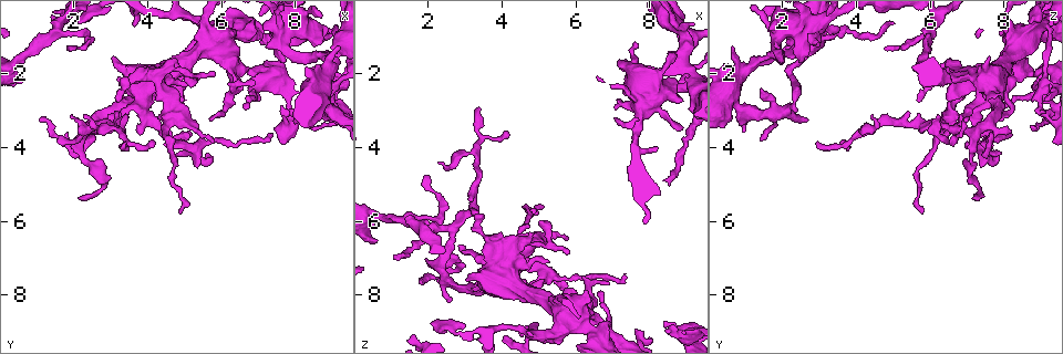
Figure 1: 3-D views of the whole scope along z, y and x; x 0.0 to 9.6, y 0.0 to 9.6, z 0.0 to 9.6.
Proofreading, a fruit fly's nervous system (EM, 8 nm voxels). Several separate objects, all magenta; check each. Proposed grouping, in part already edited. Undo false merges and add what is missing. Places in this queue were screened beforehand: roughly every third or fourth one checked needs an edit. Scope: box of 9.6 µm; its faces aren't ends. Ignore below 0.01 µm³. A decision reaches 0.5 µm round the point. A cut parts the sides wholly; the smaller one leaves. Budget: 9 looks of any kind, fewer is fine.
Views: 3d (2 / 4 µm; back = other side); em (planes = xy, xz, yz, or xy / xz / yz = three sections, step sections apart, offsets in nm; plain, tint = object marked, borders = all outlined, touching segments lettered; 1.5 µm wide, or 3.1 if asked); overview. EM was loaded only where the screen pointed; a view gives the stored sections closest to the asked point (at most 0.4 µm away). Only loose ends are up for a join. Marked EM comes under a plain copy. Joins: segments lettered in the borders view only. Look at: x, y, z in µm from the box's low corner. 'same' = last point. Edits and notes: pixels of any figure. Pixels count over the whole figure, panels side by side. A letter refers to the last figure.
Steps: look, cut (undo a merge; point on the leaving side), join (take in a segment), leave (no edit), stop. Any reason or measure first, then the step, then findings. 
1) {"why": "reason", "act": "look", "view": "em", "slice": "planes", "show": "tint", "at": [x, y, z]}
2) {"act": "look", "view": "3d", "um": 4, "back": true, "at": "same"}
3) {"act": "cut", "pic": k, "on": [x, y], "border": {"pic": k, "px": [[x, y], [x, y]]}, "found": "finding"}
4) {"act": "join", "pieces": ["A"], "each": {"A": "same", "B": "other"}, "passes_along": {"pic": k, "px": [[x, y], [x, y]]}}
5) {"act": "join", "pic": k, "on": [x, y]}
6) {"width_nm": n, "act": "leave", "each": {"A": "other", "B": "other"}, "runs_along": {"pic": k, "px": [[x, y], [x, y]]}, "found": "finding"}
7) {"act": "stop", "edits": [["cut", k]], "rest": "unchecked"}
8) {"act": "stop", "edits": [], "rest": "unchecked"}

{"why": "branch stops here", "act": "look", "view": "em", "um": 3.1, "slice": "xy", "step": 16, "show": "borders", "at": [4.45, 3.05, 9.05]}

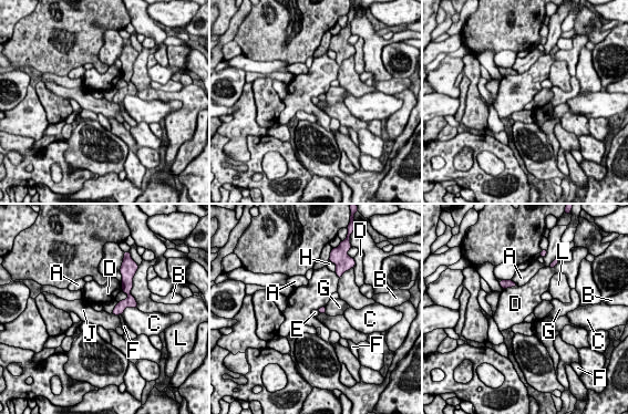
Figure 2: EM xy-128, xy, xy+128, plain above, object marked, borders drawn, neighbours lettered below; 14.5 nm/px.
{"why": "cut it another way", "act": "look", "view": "em", "um": 3.1, "slice": "planes", "show": "borders", "at": "same"}

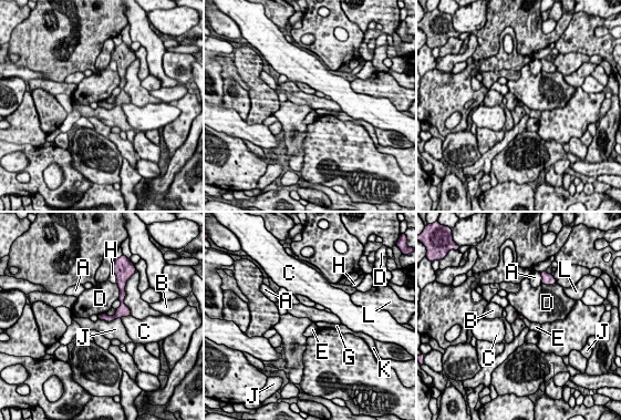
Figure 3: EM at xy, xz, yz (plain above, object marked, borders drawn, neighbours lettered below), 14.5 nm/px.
{"longest_contact_nm": ["L", 340], "act": "leave", "each": {"A": "other", "B": "other", "C": "other", "D": "other", "E": "other", "G": "other", "H": "other", "J": "other", "K": "other", "L": "other"}, "found": "none of them fits"}

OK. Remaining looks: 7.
{"why": "free end", "act": "look", "view": "3d", "um": 2, "at": [8.35, 0.60, 4.90]}

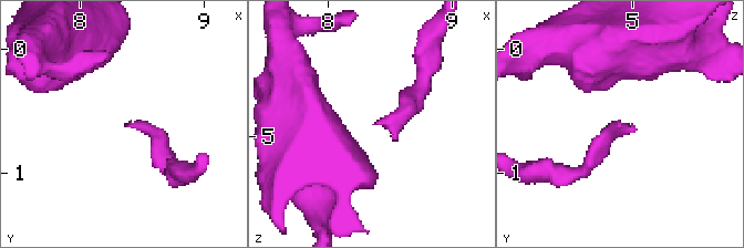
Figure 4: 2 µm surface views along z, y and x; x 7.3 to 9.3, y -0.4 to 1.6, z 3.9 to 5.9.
{"act": "look", "view": "em", "slice": "xy", "step": 8, "show": "tint", "at": [8.36, 0.58, 4.90]}

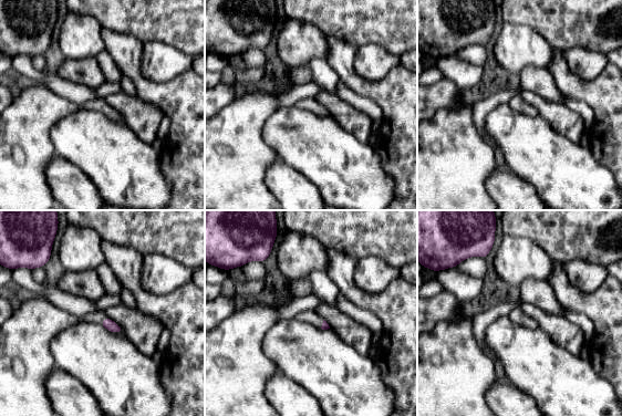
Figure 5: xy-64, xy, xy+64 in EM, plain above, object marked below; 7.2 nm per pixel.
{"why": "cut it another way", "act": "look", "view": "em", "slice": "planes", "show": "borders", "at": "same"}

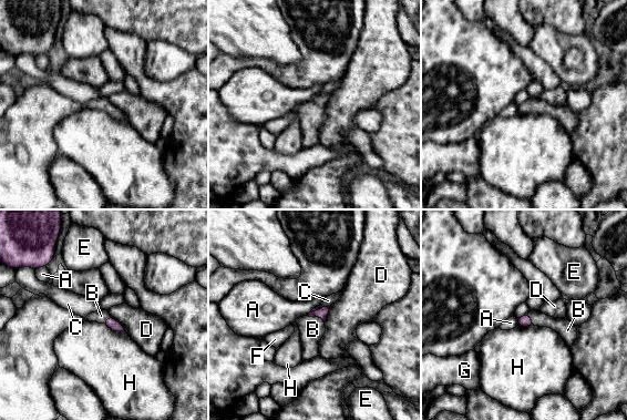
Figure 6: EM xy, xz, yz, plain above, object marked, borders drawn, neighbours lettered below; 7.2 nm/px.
{"act": "join", "pieces": ["B"], "each": {"A": "other", "B": "same", "C": "other", "D": "other", "E": "other", "F": "other", "G": "other", "H": "other"}, "passes_along": {"pic": 6, "px": [[321, 313], [316, 316], [312, 329]]}, "found": "it goes on there"}

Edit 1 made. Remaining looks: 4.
{"why": "see it whole again", "act": "look", "view": "overview"}

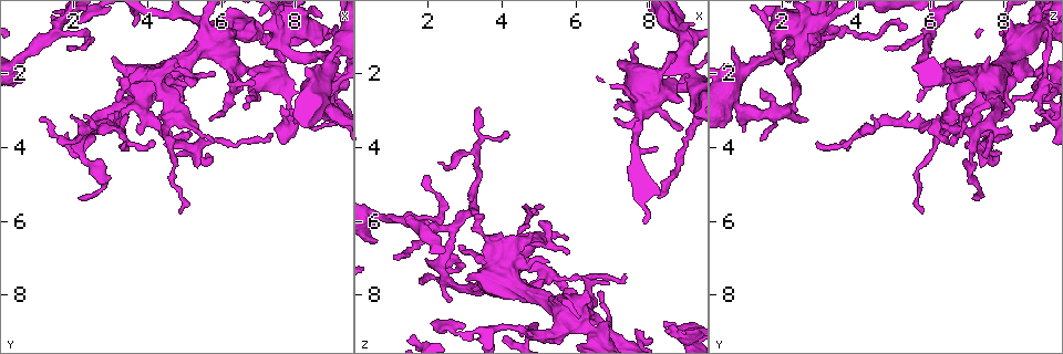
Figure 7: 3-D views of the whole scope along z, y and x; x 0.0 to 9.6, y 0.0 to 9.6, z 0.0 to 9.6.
{"why": "three-way junction", "act": "look", "view": "3d", "um": 4, "at": [3.35, 3.60, 4.25]}

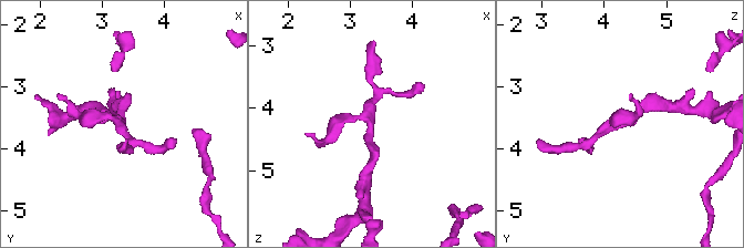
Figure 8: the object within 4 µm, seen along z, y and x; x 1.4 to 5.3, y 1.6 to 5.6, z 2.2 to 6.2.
{"act": "look", "view": "em", "slice": "planes", "show": "tint", "at": [3.35, 3.60, 4.20]}

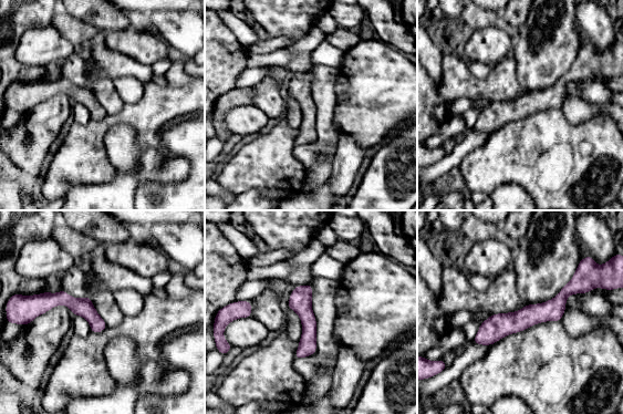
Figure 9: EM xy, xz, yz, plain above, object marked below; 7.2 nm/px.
{"why": "see the neighbours", "act": "look", "view": "em", "slice": "planes", "show": "borders", "at": "same"}

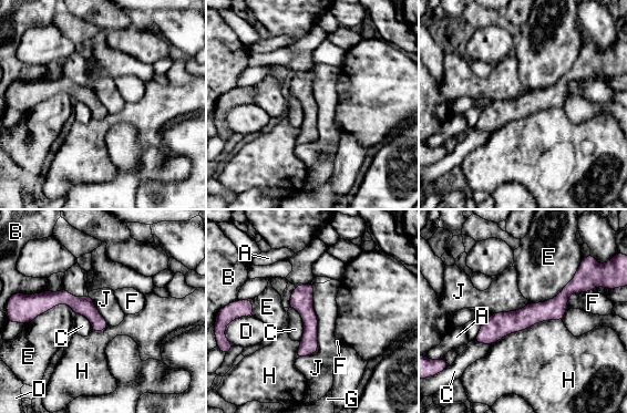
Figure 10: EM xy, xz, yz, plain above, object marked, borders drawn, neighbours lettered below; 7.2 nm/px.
{"arms": 3, "act": "leave", "each": {"A": "other", "B": "other", "C": "other", "D": "other", "E": "other", "F": "other", "G": "other", "H": "other", "J": "other"}, "runs_along": {"pic": 10, "px": [[582, 281], [550, 310], [479, 339]]}, "found": "all the same neuron"}

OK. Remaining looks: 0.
{"act": "stop", "edits": [["join", 6]], "rest": "unchecked"}

